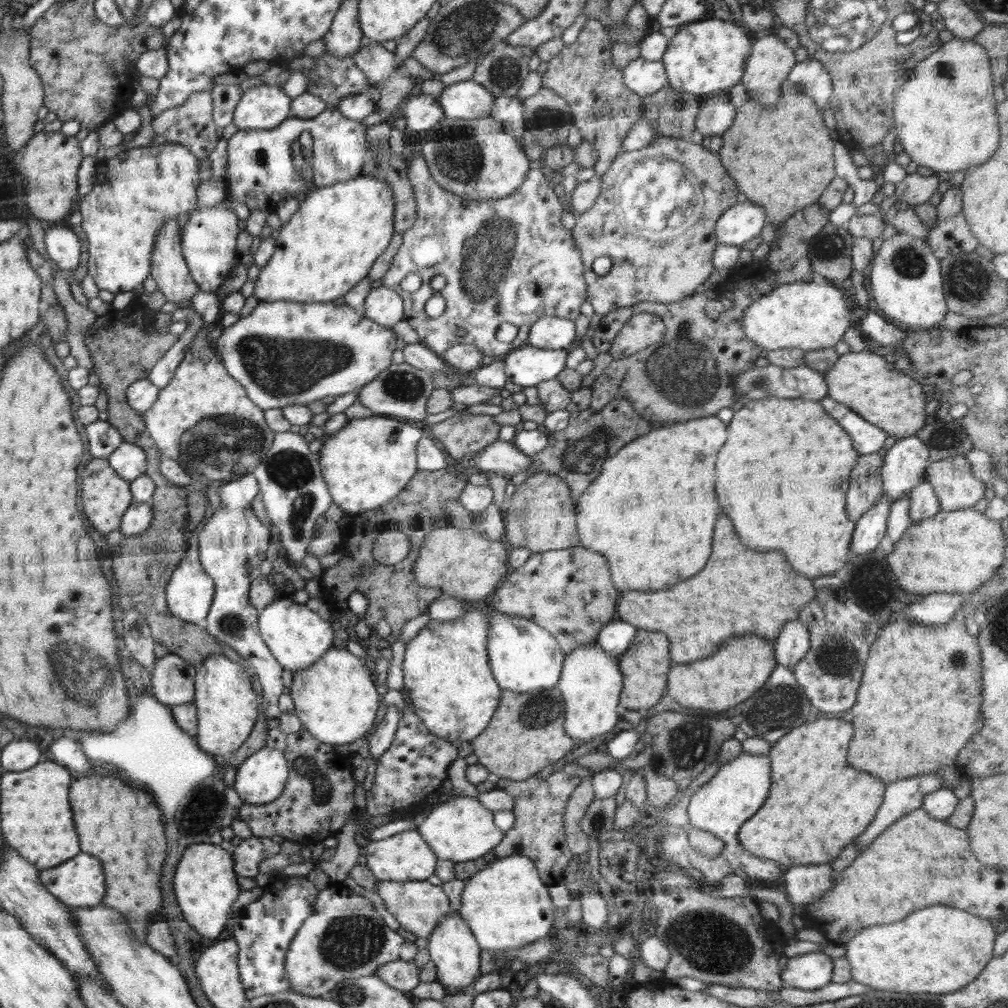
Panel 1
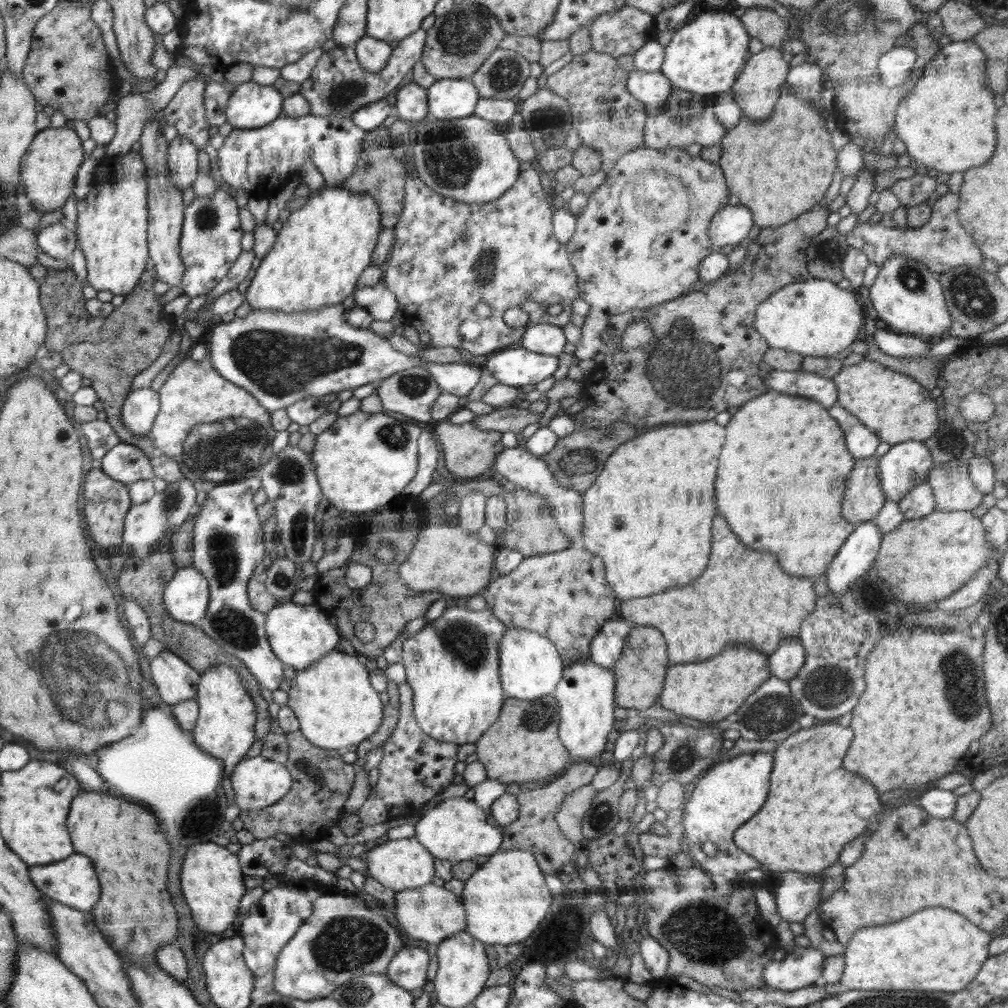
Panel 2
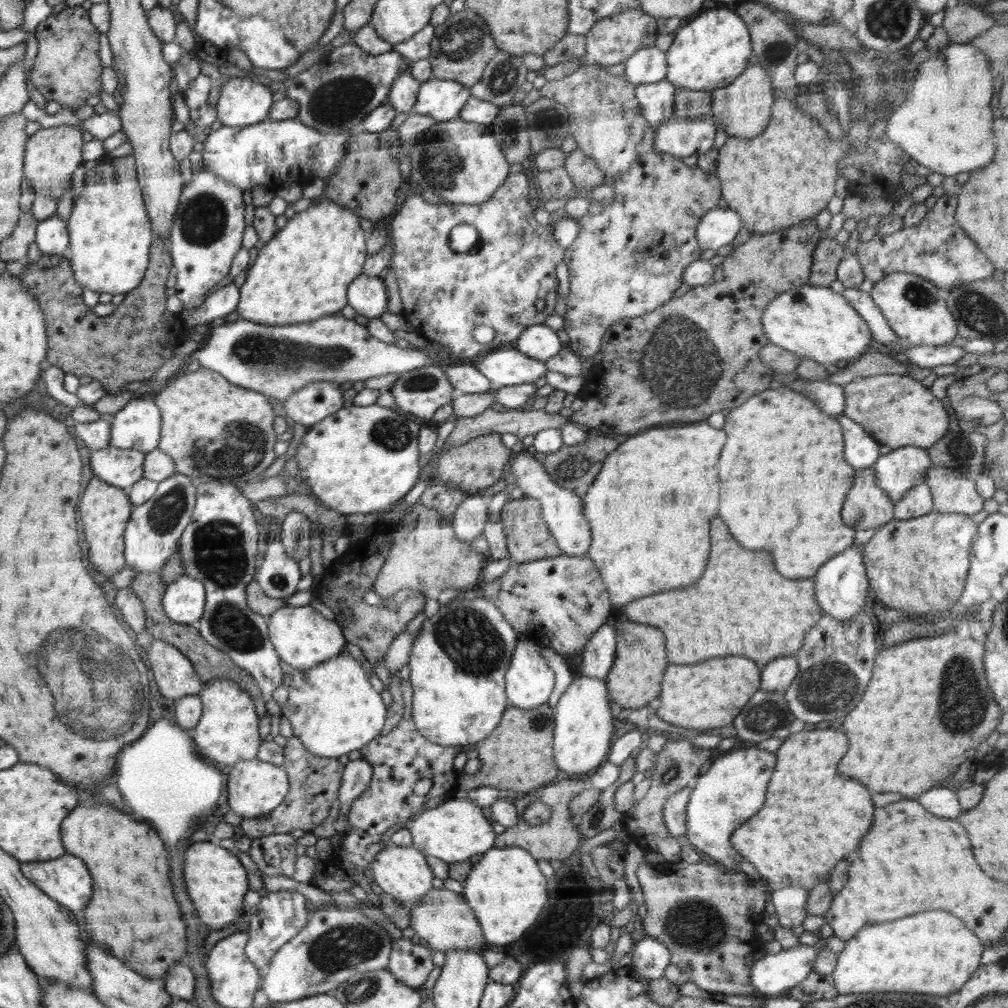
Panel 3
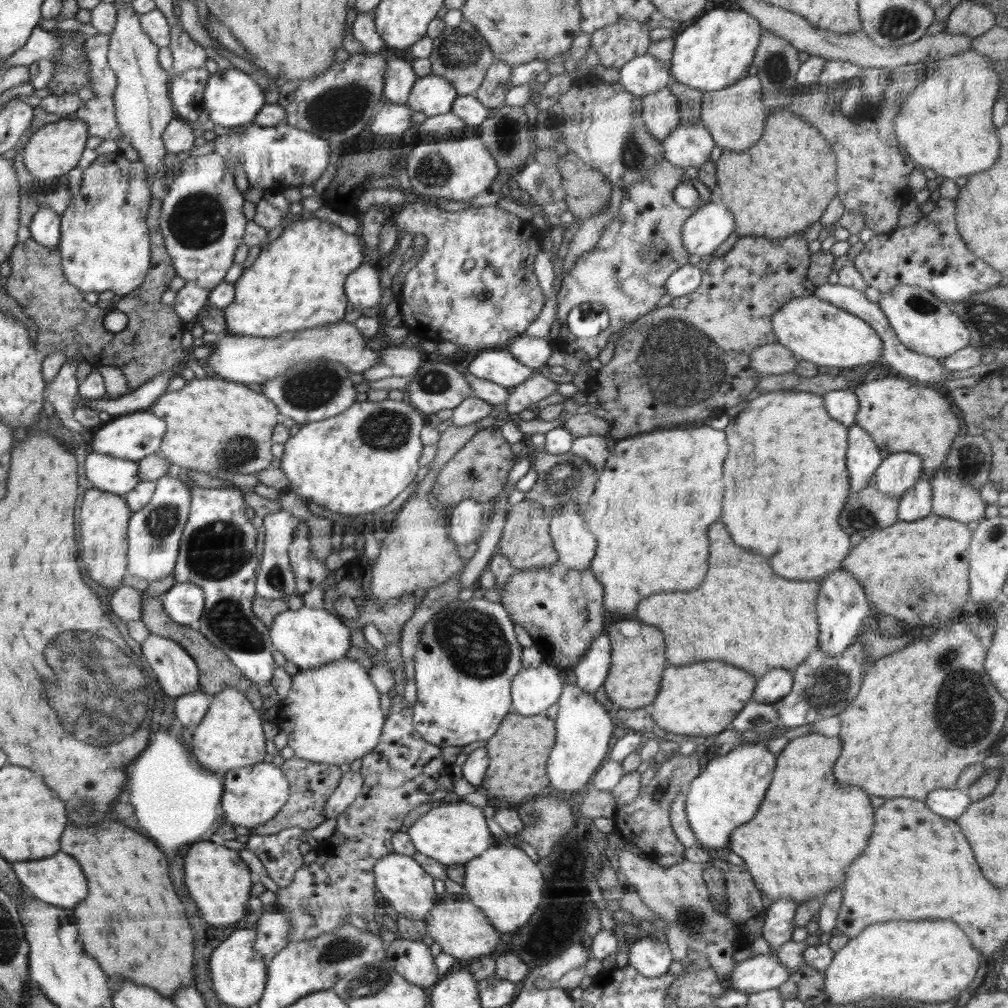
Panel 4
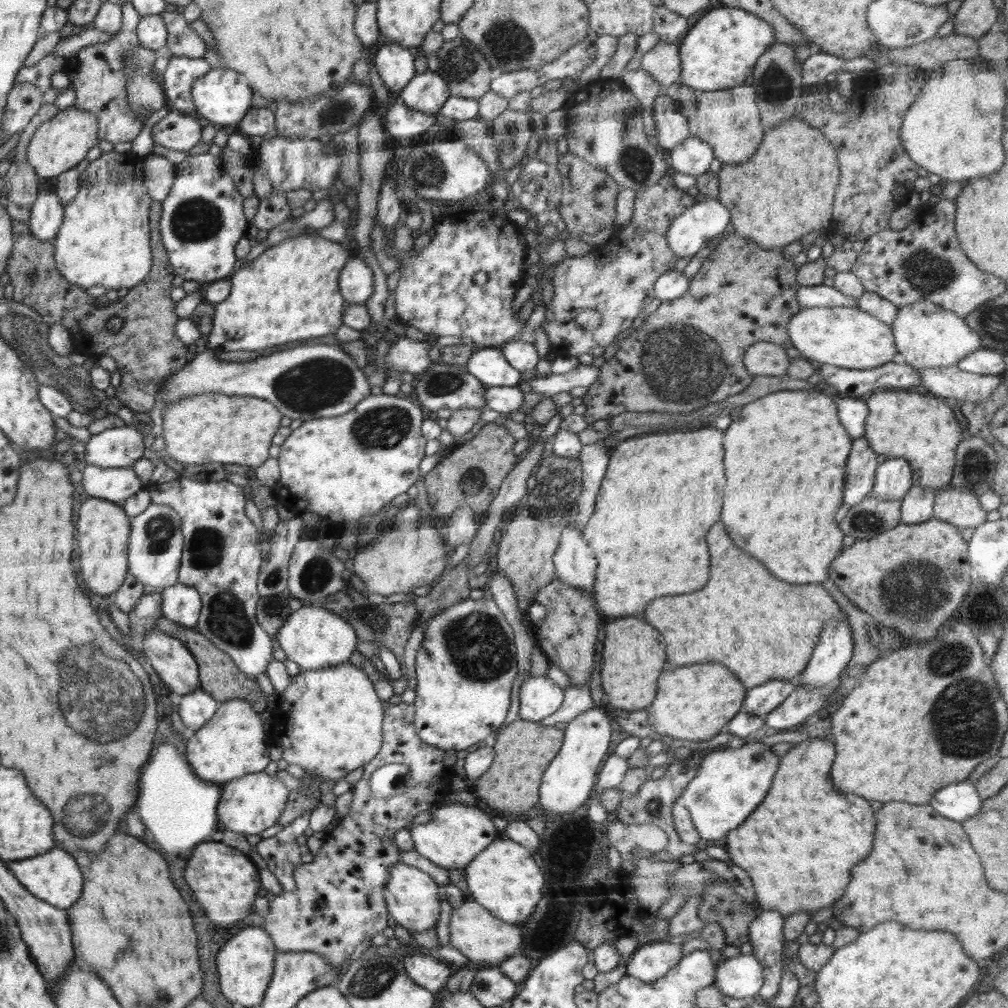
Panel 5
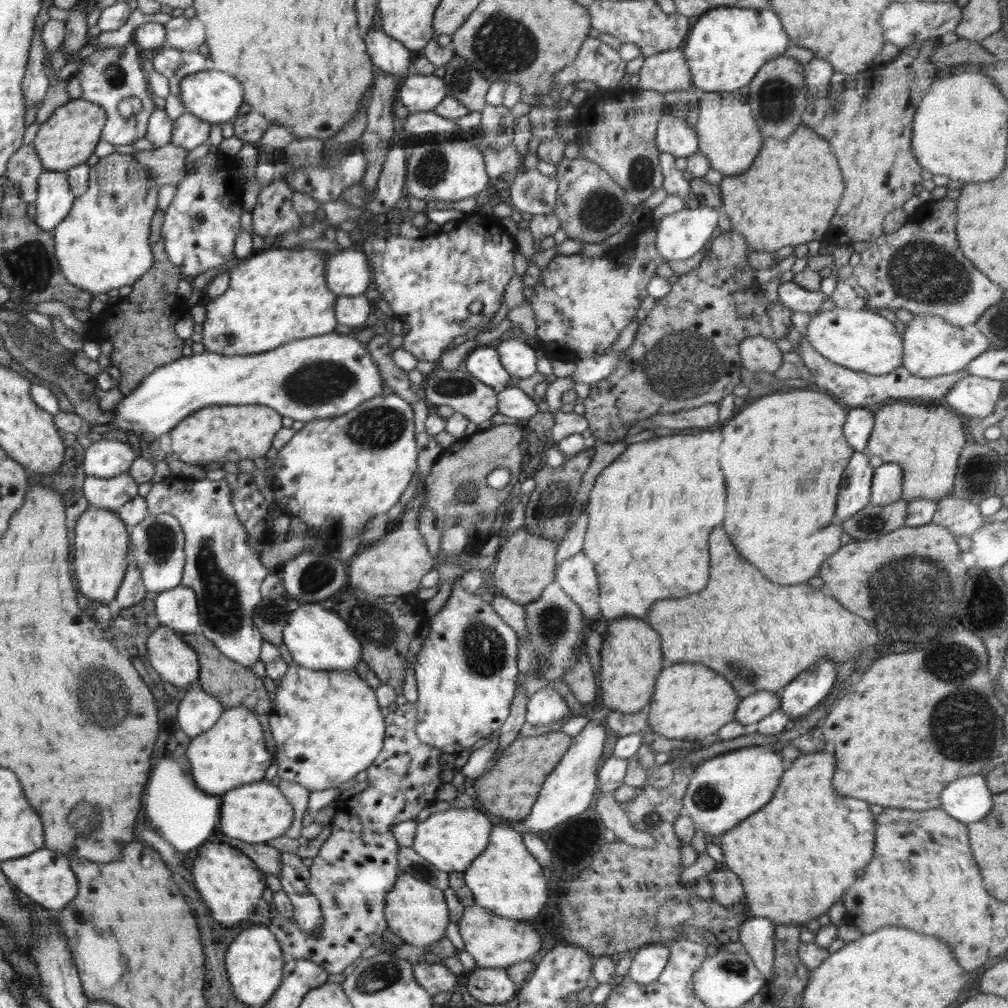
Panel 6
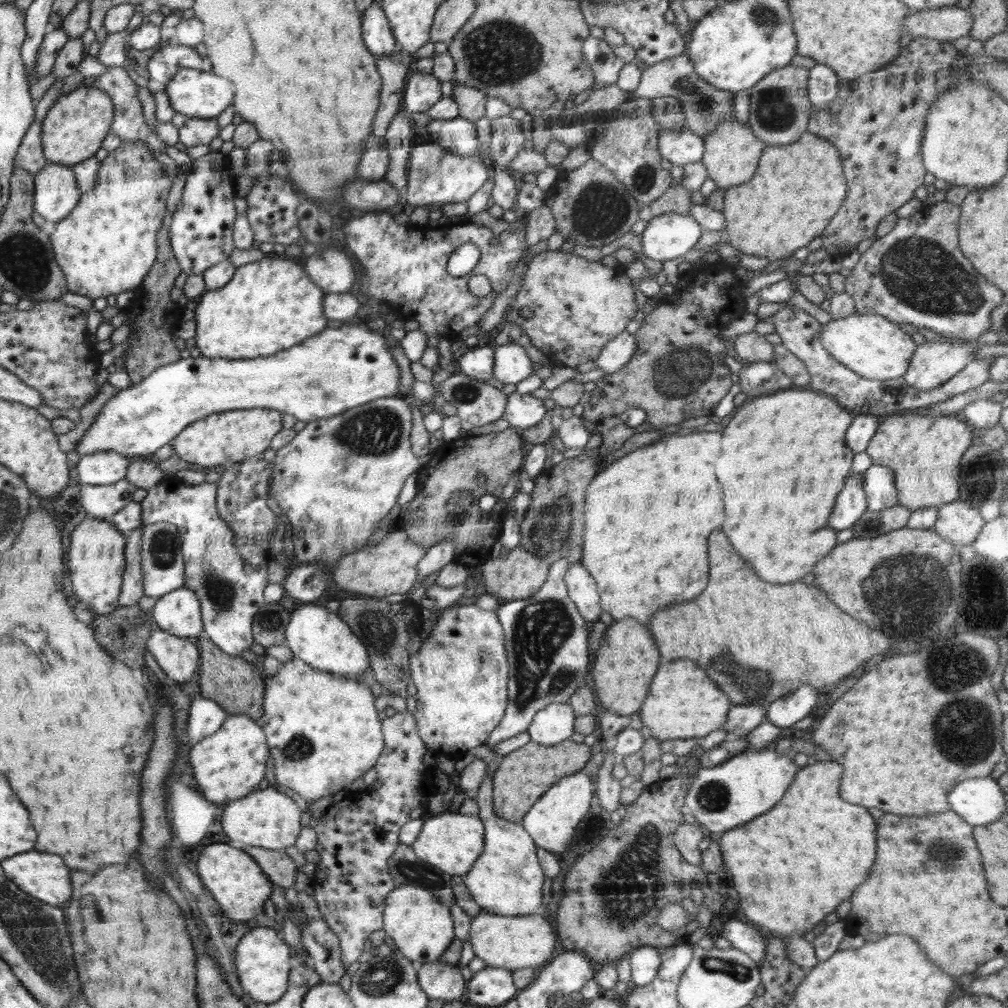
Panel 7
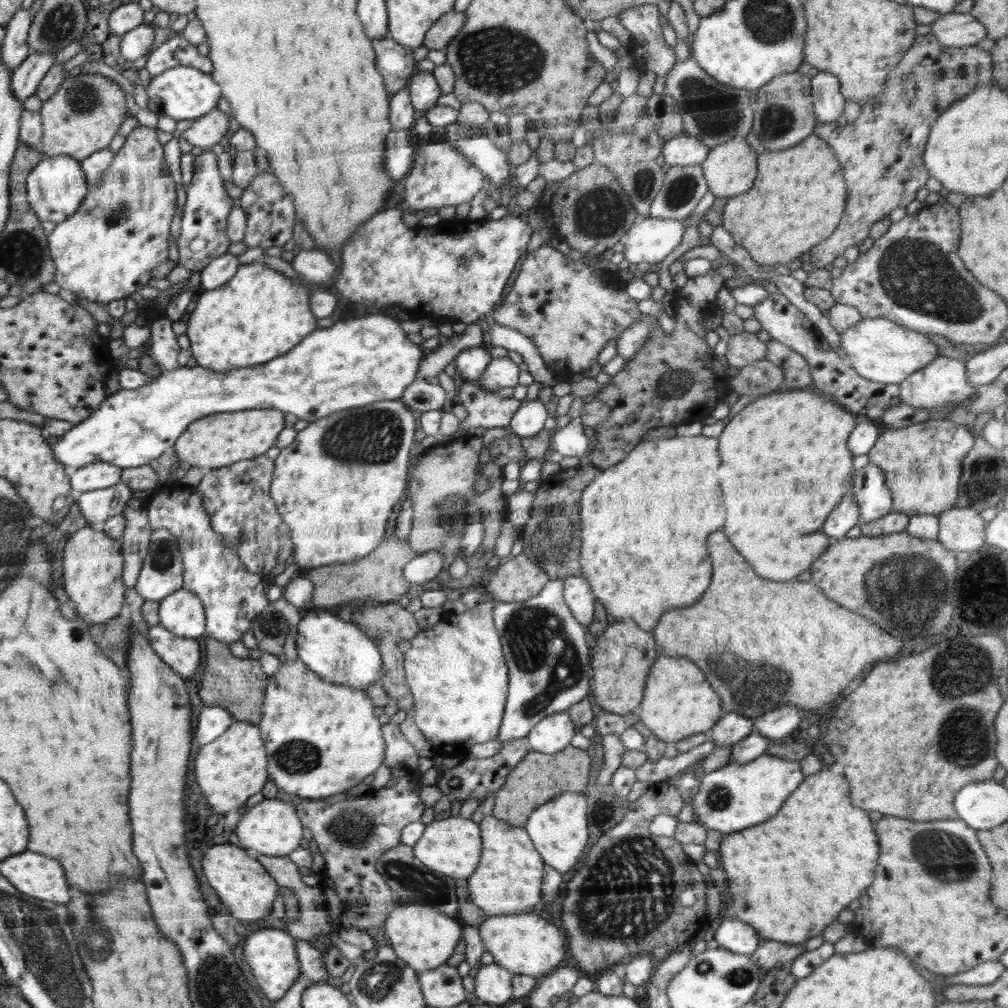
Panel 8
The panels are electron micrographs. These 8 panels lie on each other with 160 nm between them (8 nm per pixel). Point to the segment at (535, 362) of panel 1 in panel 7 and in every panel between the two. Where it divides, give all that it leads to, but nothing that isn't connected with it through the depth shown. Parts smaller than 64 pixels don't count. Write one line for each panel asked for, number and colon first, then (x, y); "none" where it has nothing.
2: (516, 367)
3: (509, 367)
4: (496, 365)
5: (487, 364)
6: (483, 362)
7: (478, 362)

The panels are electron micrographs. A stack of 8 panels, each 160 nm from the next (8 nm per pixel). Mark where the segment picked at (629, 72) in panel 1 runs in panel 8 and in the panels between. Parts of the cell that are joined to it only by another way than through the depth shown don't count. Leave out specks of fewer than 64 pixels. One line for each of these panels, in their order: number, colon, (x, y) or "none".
2: (652, 88)
3: (657, 100)
4: (659, 111)
5: (671, 127)
6: (675, 135)
7: (683, 147)
8: (681, 150)

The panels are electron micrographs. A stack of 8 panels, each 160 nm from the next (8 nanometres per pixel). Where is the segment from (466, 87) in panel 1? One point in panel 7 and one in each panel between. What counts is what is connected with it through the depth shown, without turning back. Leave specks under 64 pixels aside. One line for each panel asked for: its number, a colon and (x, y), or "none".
2: (448, 98)
3: (442, 99)
4: (432, 95)
5: (427, 92)
6: (420, 93)
7: (422, 90)

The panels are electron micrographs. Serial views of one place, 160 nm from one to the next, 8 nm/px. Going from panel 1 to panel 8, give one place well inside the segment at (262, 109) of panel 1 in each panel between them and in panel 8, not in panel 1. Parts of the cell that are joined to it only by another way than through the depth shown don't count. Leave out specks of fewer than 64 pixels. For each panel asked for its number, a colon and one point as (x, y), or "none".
2: (251, 105)
3: (241, 103)
4: (231, 99)
5: (222, 97)
6: (215, 96)
7: (195, 93)
8: (182, 93)

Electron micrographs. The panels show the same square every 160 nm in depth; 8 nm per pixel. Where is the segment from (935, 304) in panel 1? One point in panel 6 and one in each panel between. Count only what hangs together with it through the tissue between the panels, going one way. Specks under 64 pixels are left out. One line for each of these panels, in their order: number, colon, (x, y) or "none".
2: (907, 295)
3: (916, 311)
4: (924, 324)
5: (926, 335)
6: (931, 347)

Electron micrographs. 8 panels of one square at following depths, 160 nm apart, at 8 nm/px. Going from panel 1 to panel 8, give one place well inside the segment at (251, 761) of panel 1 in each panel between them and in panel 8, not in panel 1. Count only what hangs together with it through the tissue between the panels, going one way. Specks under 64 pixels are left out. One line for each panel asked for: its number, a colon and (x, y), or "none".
2: (258, 782)
3: (255, 788)
4: (252, 795)
5: (249, 805)
6: (256, 812)
7: (267, 818)
8: (271, 827)

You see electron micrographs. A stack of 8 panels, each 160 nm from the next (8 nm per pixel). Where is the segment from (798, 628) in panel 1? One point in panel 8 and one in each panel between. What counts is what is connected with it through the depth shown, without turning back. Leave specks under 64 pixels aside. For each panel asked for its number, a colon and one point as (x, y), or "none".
2: (788, 658)
3: (777, 675)
4: (774, 685)
5: (760, 700)
6: (755, 707)
7: (741, 720)
8: (730, 728)

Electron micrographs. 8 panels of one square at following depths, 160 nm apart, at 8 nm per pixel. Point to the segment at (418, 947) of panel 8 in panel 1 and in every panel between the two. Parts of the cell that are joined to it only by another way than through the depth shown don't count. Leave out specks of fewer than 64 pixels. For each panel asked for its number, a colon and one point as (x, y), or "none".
1: (403, 857)
2: (402, 864)
3: (402, 871)
4: (407, 888)
5: (412, 899)
6: (416, 911)
7: (416, 923)

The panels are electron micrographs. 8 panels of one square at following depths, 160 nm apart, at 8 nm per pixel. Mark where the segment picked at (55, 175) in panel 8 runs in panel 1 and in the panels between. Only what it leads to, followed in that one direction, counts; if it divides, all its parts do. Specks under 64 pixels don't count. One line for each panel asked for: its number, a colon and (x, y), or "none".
1: (62, 245)
2: (54, 240)
3: (51, 236)
4: (45, 229)
5: (46, 216)
6: (55, 196)
7: (56, 194)

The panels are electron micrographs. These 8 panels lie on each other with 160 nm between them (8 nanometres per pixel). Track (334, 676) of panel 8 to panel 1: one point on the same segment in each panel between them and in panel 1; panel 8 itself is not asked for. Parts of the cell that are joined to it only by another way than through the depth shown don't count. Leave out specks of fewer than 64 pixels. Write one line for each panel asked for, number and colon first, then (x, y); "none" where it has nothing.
1: (297, 637)
2: (299, 635)
3: (304, 637)
4: (309, 637)
5: (315, 638)
6: (319, 639)
7: (325, 641)

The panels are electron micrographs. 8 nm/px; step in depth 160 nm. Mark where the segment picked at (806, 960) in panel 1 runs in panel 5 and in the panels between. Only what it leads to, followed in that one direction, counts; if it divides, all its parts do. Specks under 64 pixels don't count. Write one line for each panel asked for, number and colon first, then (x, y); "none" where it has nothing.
2: (800, 968)
3: (771, 975)
4: (761, 972)
5: (740, 977)

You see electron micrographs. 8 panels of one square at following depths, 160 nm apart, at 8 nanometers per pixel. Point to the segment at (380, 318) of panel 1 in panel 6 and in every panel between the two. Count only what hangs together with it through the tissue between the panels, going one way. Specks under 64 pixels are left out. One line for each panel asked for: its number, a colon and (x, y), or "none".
2: (381, 304)
3: (368, 295)
4: (363, 286)
5: (356, 279)
6: (348, 273)

